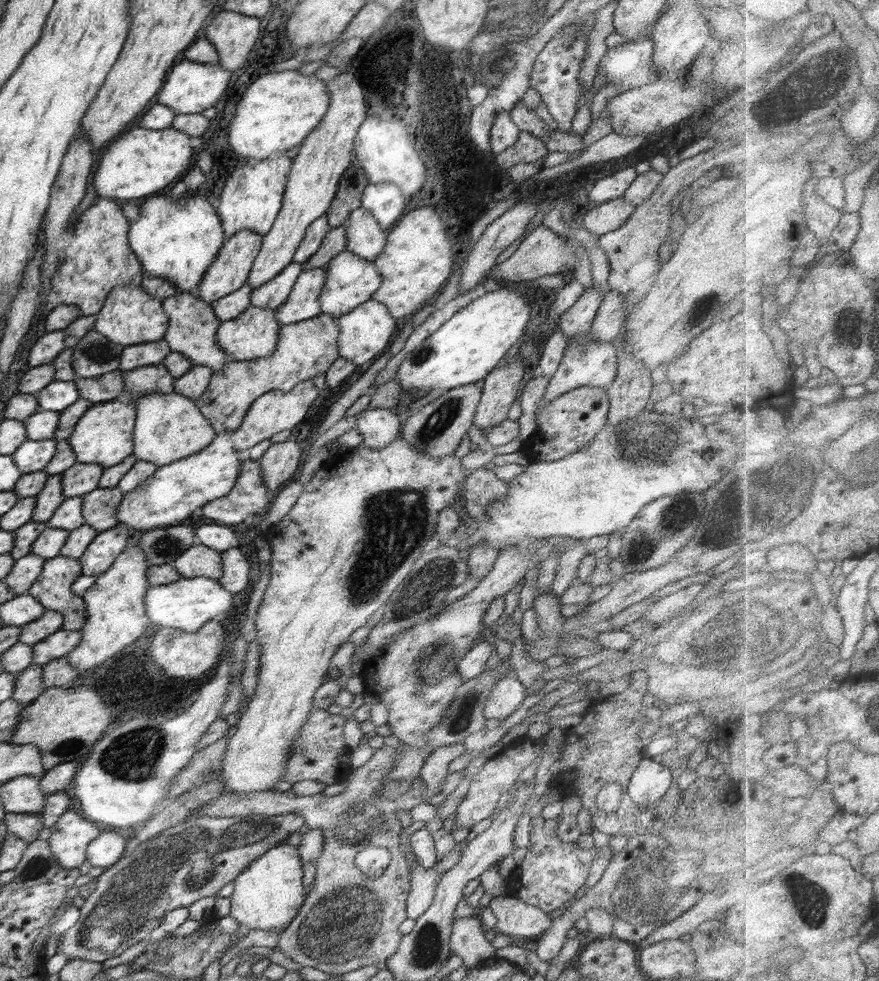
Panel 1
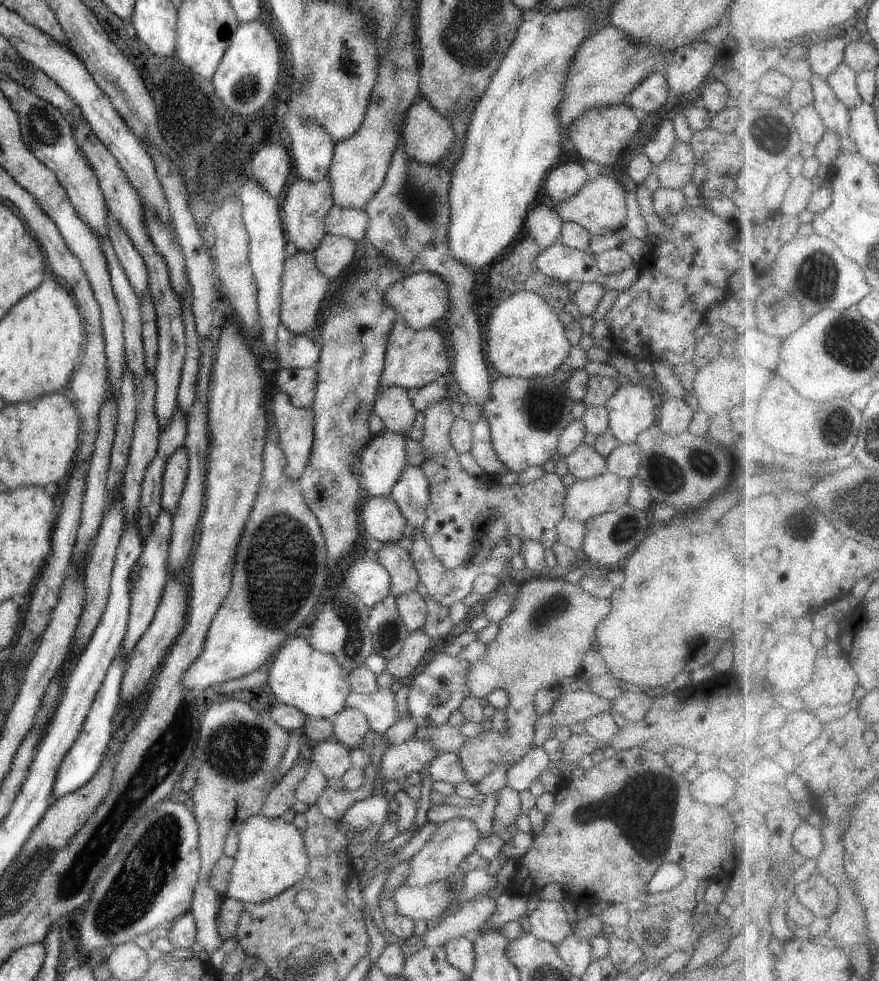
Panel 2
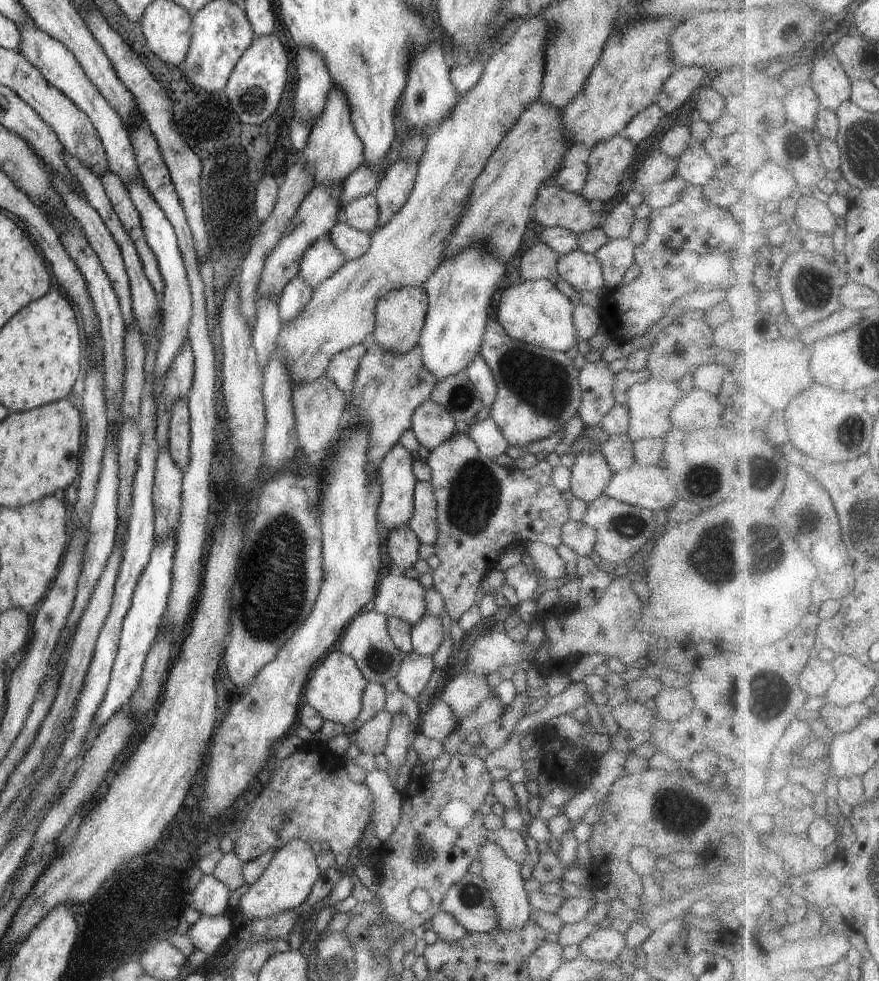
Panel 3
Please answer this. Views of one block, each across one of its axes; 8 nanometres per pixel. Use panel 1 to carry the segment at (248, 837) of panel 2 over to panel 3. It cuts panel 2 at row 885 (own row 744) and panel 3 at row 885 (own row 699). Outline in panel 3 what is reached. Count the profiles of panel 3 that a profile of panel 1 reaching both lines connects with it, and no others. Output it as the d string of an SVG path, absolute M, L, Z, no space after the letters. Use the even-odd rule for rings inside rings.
M299 839L292 840L276 851L264 874L240 898L238 911L244 919L264 919L300 907L308 899L315 882L321 876L316 857L311 846Z

